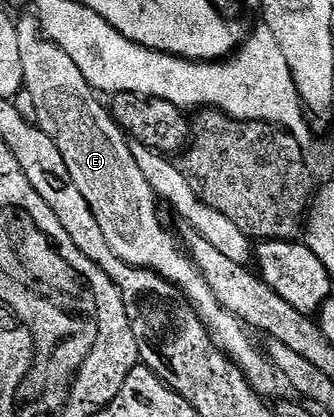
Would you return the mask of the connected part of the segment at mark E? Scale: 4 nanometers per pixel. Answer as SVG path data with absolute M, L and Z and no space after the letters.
M17 17L16 27L18 28L18 49L22 56L24 89L30 92L31 98L34 99L35 109L38 111L35 123L42 128L42 132L46 132L46 136L50 136L50 140L54 140L54 144L58 144L58 152L62 152L62 160L66 160L66 168L70 168L70 177L74 180L74 184L78 184L78 192L86 196L86 204L90 204L90 212L94 212L94 220L98 220L102 233L106 236L106 244L110 244L110 248L114 248L116 255L126 264L136 266L140 270L153 270L166 281L174 283L198 312L198 316L204 322L204 327L208 329L209 338L212 338L217 348L244 373L250 388L254 388L254 392L265 400L275 399L276 389L282 386L276 367L269 360L267 353L261 347L259 350L252 343L253 335L244 322L238 320L238 316L226 312L222 304L218 304L218 299L214 296L210 284L206 284L206 276L202 276L202 272L194 264L188 251L184 249L181 239L175 238L164 227L164 222L160 219L161 203L150 188L150 184L146 184L146 176L142 176L142 171L138 169L129 139L112 118L111 109L105 103L104 106L100 103L101 95L92 89L86 76L82 76L78 64L74 64L74 60L70 60L70 56L66 56L66 52L62 52L58 44L54 44L44 35L39 18Z

